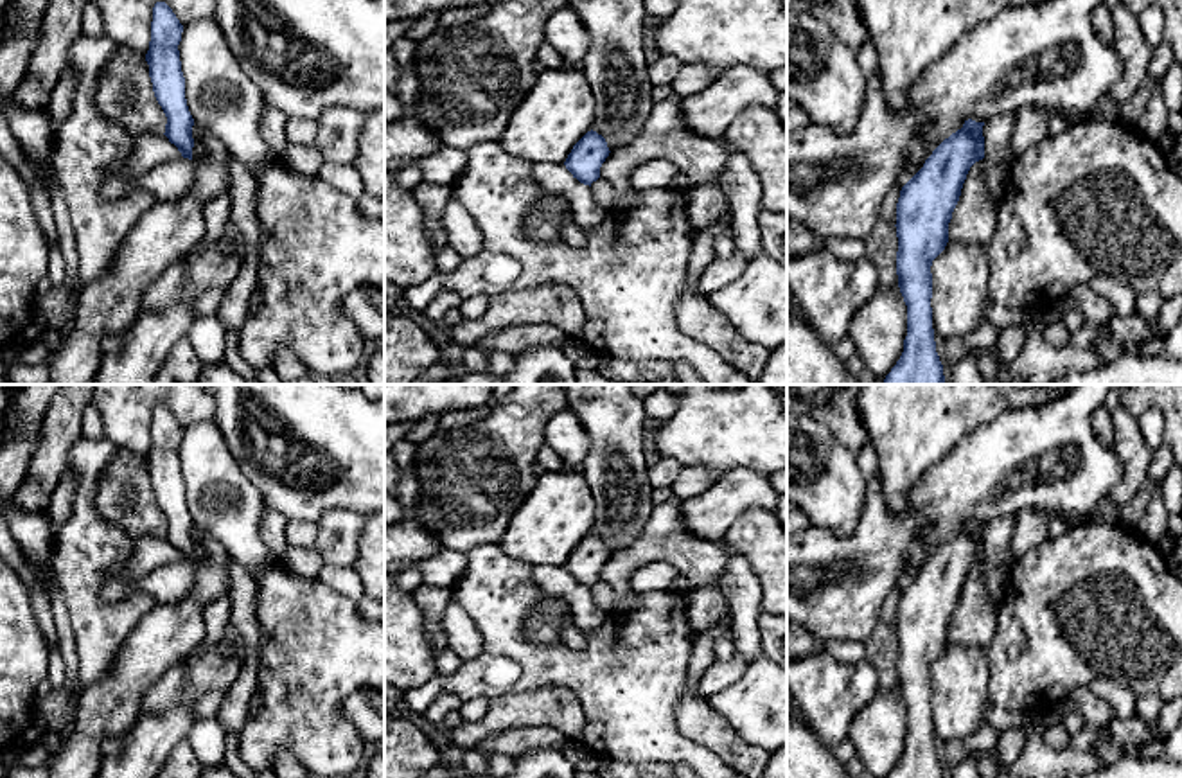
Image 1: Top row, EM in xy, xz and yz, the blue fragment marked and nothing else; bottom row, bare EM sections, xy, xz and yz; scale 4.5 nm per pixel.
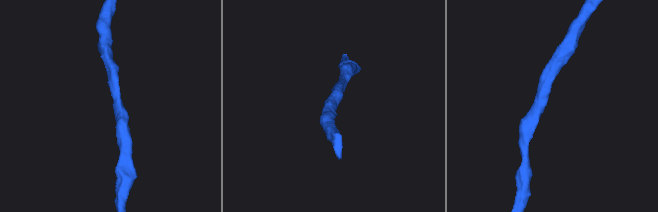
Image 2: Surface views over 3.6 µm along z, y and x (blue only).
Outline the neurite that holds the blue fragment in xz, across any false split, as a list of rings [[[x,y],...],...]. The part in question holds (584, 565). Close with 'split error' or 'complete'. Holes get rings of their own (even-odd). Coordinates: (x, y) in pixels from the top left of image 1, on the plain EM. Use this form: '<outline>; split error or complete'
[[[591,532],[573,548],[564,568],[573,580],[591,589],[600,580],[600,570],[609,555],[605,541]]]; complete

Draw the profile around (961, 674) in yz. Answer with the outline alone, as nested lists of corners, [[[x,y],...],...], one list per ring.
[[[952,645],[932,663],[932,731],[945,742],[965,740],[986,722],[988,652]]]

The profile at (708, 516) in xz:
[[[729,469],[702,494],[681,501],[686,532],[704,541],[722,543],[731,525],[747,508],[774,510],[780,492],[769,476],[754,469]]]

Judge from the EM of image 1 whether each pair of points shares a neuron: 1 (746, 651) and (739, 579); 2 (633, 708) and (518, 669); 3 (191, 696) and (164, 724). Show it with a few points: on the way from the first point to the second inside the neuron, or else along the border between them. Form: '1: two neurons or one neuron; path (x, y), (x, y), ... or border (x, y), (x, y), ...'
1: one neuron; path (744, 633), (744, 597)
2: one neuron; path (604, 680), (599, 674), (577, 669), (546, 669)
3: one neuron; path (187, 703), (171, 719)

